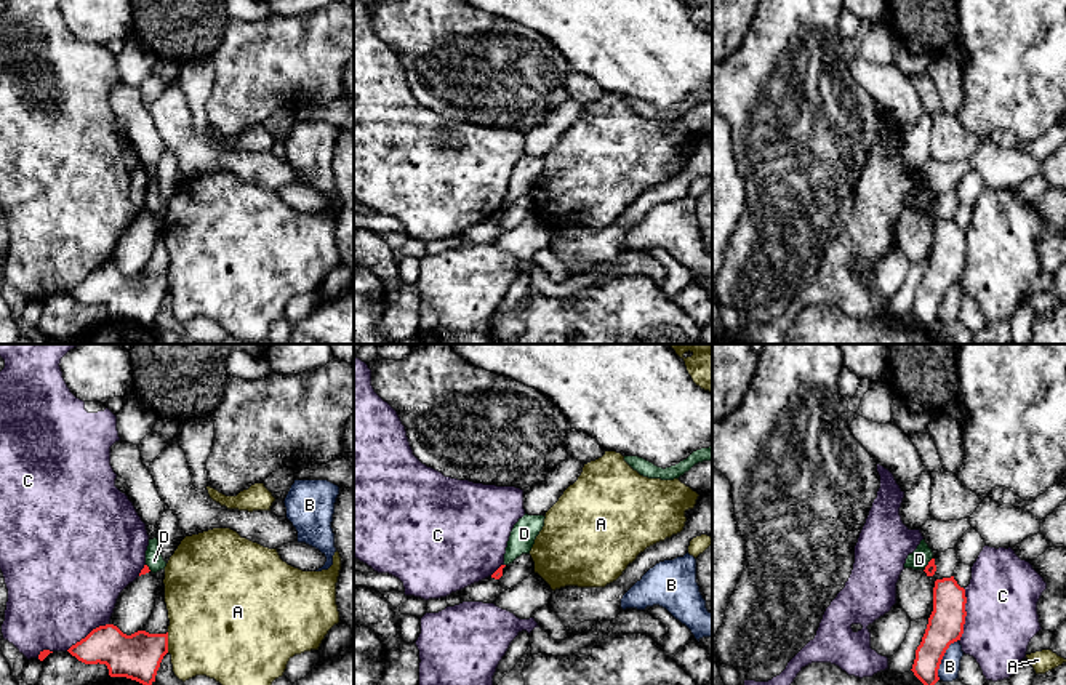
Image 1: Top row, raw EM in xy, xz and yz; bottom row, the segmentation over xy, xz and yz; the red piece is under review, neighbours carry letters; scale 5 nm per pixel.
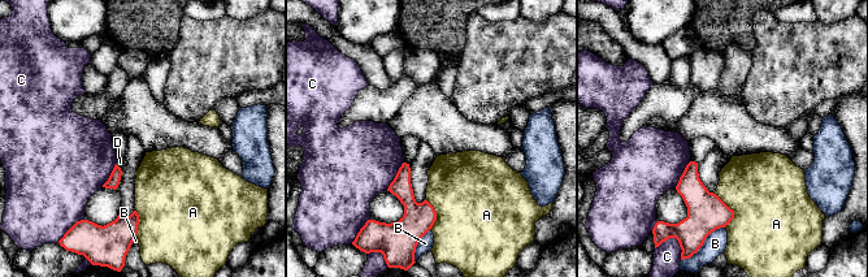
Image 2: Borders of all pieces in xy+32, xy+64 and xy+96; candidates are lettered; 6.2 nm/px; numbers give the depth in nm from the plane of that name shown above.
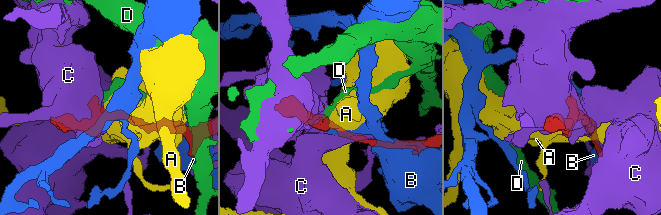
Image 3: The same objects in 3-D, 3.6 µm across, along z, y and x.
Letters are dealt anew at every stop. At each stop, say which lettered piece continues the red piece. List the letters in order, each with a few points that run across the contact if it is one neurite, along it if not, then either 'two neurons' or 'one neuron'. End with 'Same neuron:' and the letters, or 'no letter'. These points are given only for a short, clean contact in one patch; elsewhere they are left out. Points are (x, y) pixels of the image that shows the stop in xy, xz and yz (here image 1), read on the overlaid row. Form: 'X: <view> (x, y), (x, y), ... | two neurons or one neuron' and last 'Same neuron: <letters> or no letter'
A: two neurons
B: two neurons
C: two neurons
D: yz (932, 557), (924, 570) | two neurons
Same neuron: no letter

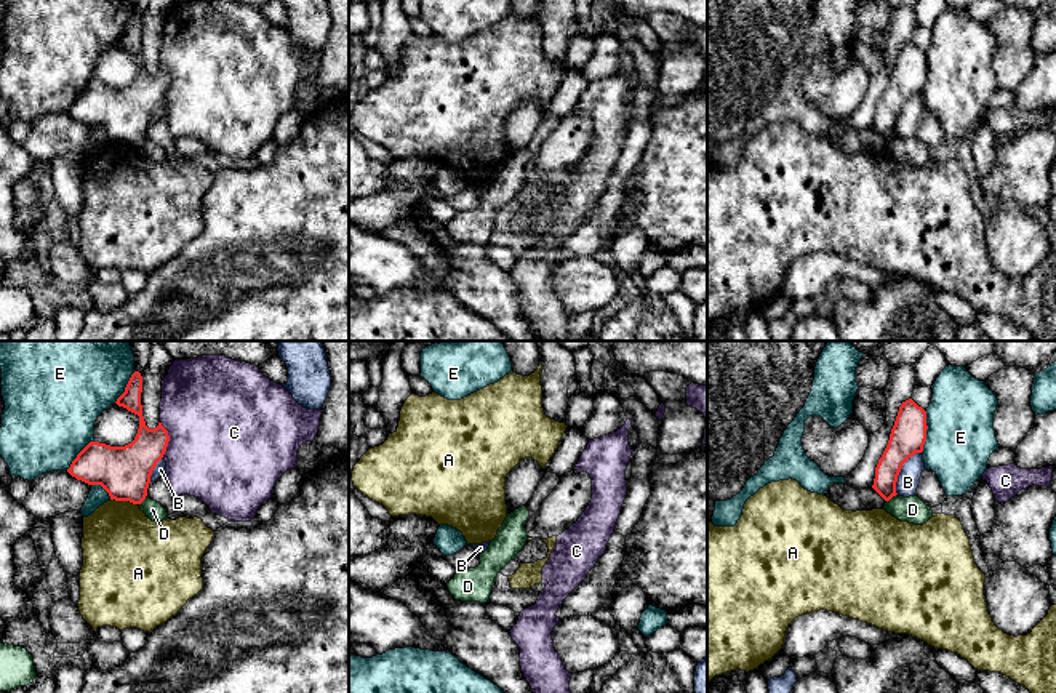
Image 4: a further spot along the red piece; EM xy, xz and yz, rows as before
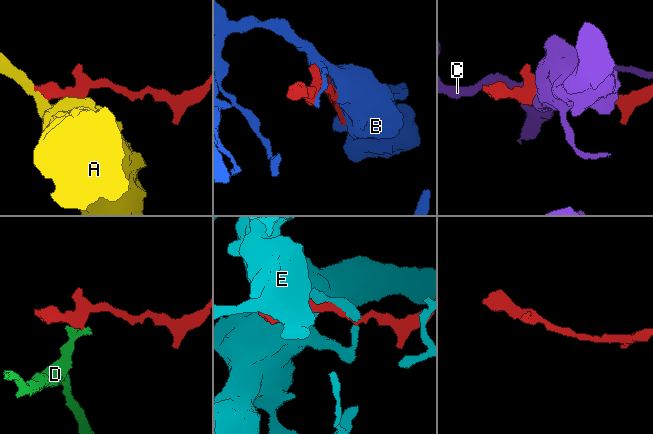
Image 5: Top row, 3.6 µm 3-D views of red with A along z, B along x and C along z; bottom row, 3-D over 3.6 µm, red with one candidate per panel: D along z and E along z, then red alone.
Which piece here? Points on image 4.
A: two neurons
B: two neurons
C: two neurons
D: xy (146, 495), (138, 504) | two neurons
E: two neurons
Same neuron: no letter

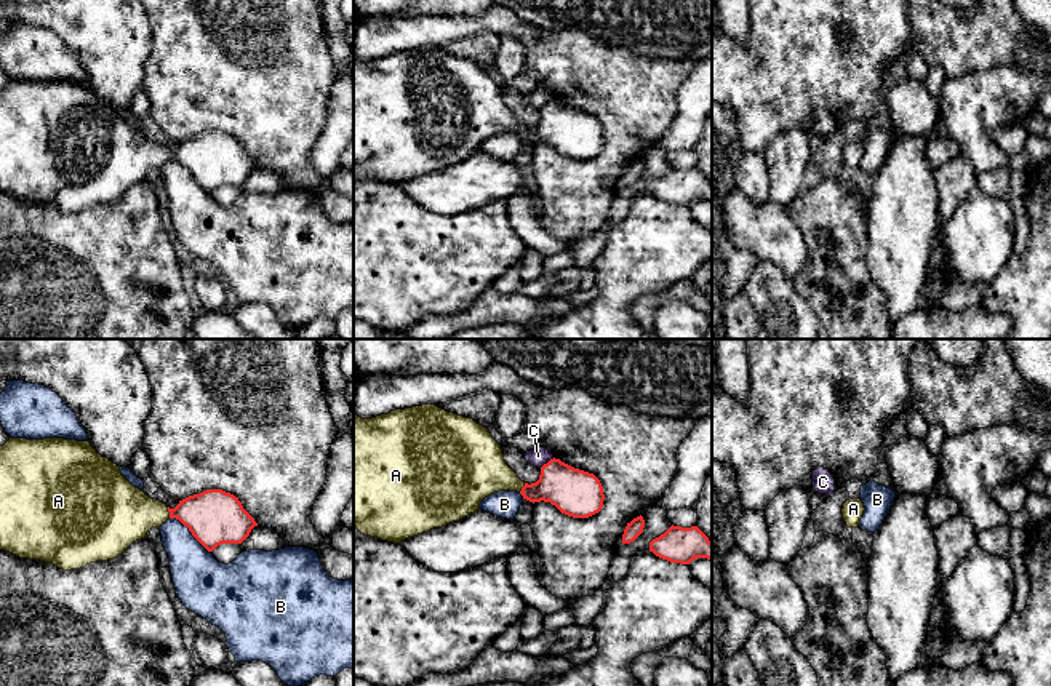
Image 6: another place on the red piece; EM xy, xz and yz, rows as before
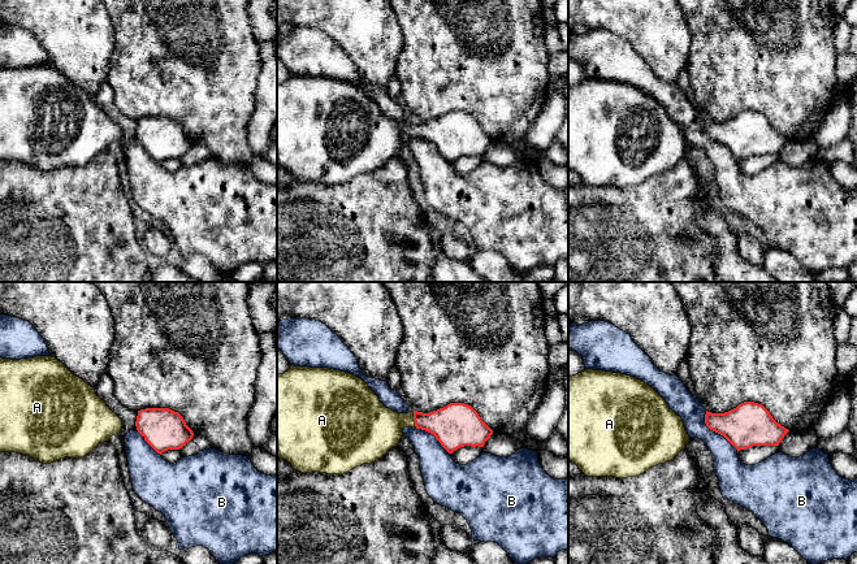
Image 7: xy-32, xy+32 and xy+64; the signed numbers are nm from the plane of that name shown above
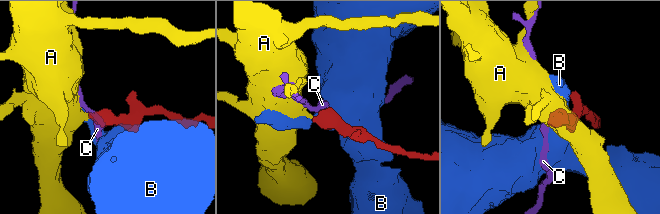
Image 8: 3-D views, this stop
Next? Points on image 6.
A: xy (215, 517), (200, 512), (168, 510), (119, 514) | one neuron
B: two neurons
C: xz (554, 458), (539, 467) | two neurons
Same neuron: A

